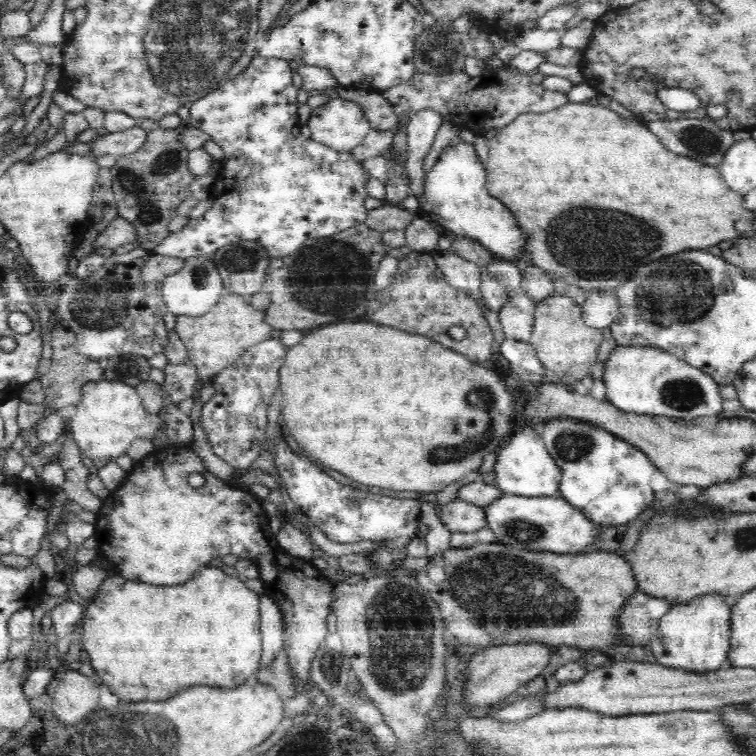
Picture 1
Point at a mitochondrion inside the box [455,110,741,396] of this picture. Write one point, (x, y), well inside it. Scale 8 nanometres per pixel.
(592, 243)

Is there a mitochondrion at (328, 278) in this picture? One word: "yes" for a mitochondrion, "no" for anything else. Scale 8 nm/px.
yes

